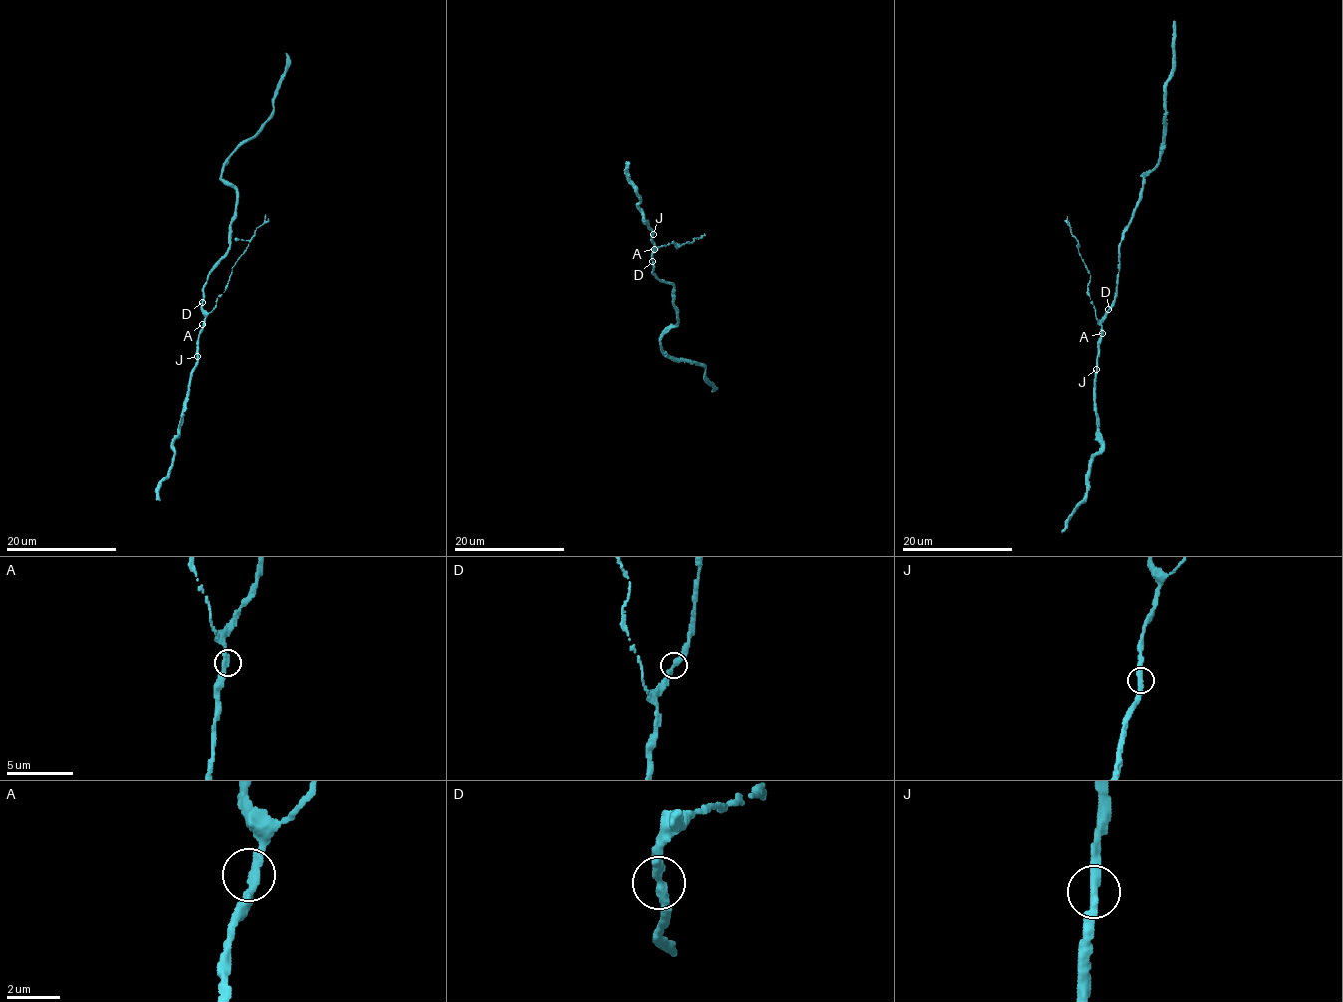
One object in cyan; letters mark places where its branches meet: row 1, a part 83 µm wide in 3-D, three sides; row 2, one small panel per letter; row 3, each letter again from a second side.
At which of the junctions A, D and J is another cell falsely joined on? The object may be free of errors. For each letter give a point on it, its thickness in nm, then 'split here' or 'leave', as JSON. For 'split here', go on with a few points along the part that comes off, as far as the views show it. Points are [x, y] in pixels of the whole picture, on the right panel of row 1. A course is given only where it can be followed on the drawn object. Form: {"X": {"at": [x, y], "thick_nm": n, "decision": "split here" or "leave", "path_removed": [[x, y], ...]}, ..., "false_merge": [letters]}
{"A": {"at": [1102, 333], "thick_nm": 340, "decision": "leave"}, "D": {"at": [1108, 309], "thick_nm": 360, "decision": "leave"}, "J": {"at": [1096, 369], "thick_nm": 360, "decision": "leave"}, "false_merge": []}

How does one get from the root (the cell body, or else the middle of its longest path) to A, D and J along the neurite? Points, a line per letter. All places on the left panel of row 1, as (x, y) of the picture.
A: (213, 270), (204, 287), (202, 324)
D: (213, 270), (204, 287), (202, 301)
J: (213, 270), (204, 287), (204, 327), (199, 336), (197, 356)

